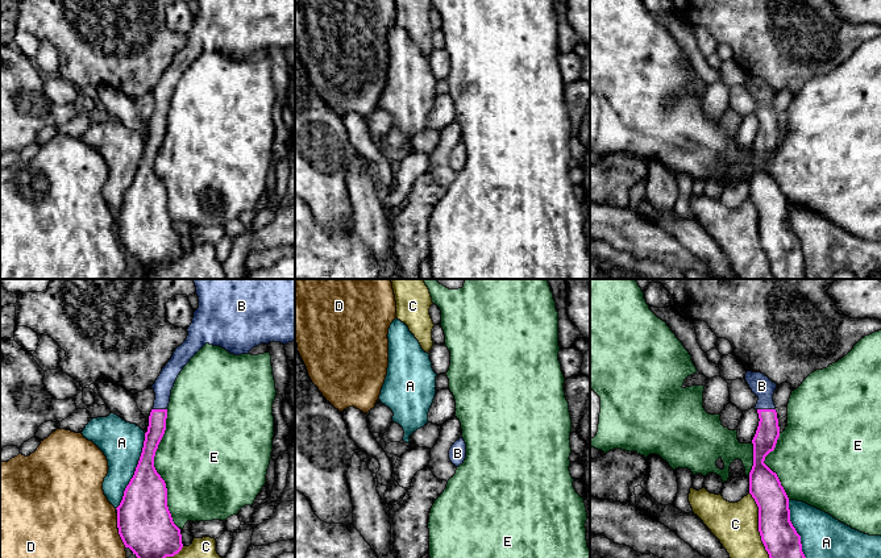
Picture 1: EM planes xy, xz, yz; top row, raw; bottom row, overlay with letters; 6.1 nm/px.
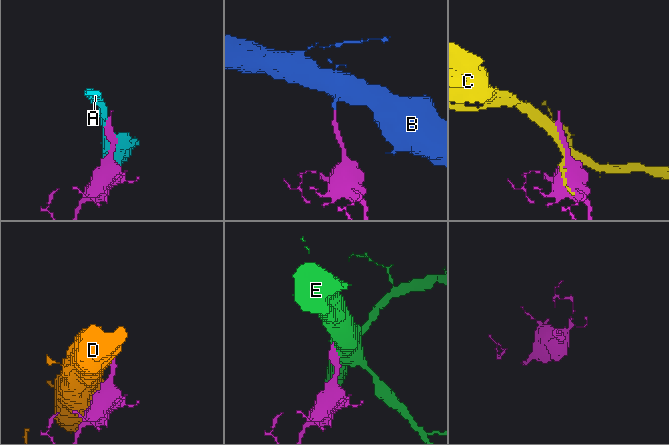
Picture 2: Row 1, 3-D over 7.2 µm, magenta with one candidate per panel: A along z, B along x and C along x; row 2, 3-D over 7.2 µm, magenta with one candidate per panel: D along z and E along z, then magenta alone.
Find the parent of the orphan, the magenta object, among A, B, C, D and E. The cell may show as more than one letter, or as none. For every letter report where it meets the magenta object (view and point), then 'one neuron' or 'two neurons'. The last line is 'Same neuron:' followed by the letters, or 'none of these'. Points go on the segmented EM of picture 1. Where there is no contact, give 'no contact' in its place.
A: xy (134, 471) | two neurons
B: yz (767, 409) | one neuron
C: yz (759, 525) | two neurons
D: xy (121, 538) | two neurons
E: xy (156, 470) | two neurons
Same neuron: B

